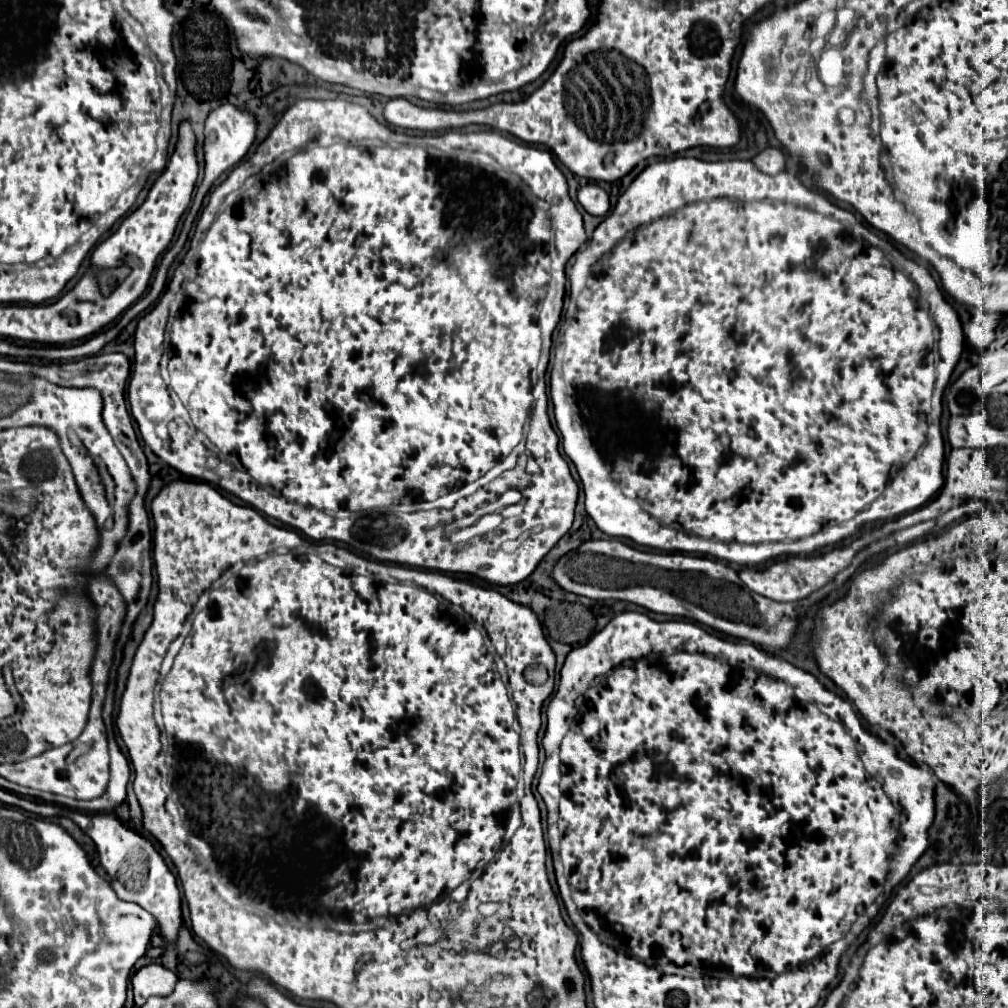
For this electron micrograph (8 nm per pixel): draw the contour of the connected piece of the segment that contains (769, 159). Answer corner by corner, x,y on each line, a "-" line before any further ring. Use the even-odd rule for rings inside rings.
768,147
768,149
760,151
752,161
756,163
758,169
762,169
768,175
776,175
776,173
784,171
786,165
788,165
786,153
782,149
774,149
774,147

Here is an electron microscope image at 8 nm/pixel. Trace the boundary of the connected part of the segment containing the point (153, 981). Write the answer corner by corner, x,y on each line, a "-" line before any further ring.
146,965
140,969
140,981
144,981
144,985
148,985
148,997
152,997
152,995
166,997
174,991
178,977
162,965

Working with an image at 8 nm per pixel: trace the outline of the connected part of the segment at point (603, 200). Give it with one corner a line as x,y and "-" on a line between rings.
588,183
584,185
580,191
578,191
578,201
580,205
590,213
590,215
598,215
598,217
604,217
610,209
610,199
608,199
608,193
598,187
596,183

